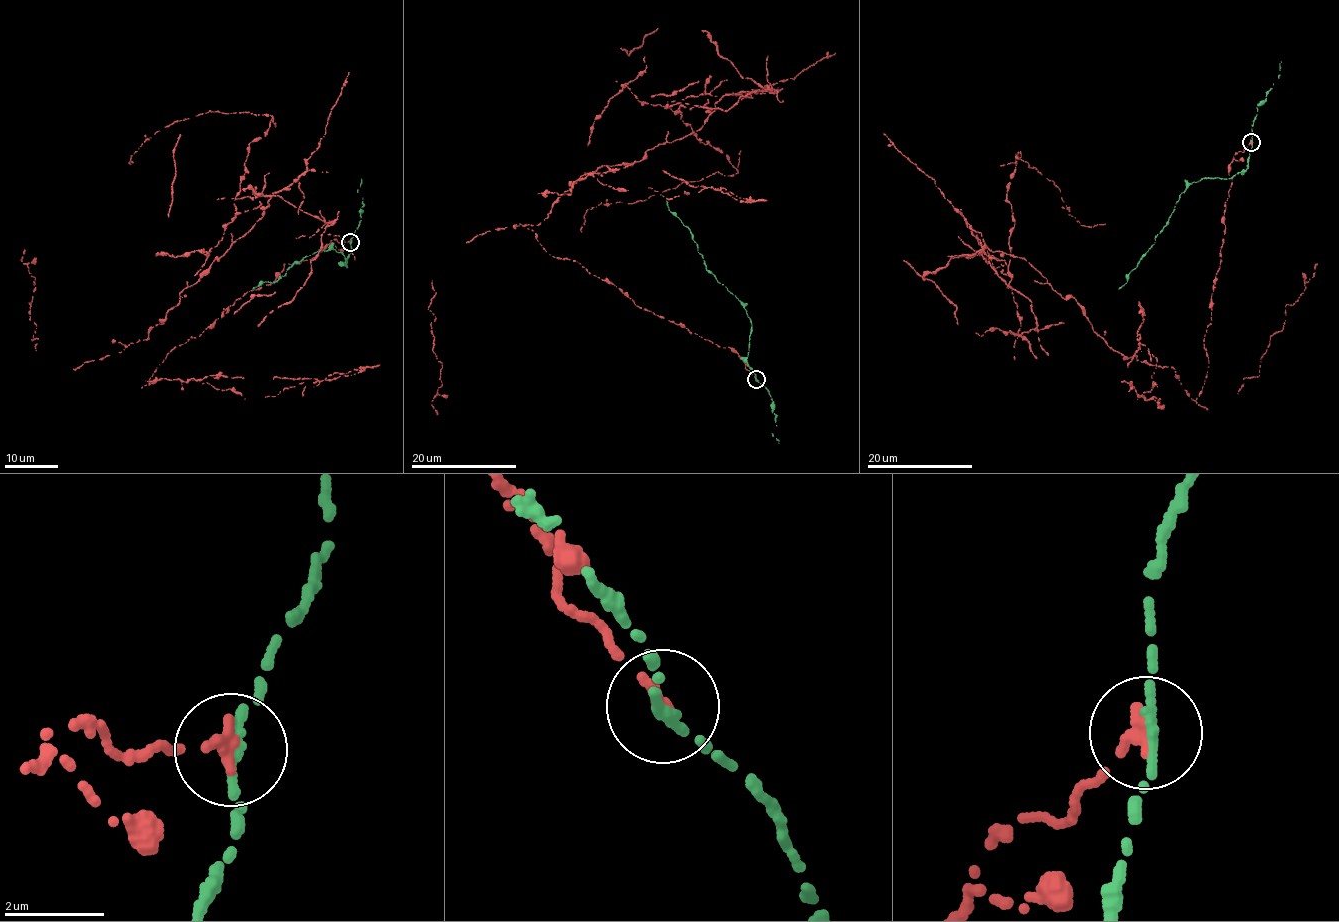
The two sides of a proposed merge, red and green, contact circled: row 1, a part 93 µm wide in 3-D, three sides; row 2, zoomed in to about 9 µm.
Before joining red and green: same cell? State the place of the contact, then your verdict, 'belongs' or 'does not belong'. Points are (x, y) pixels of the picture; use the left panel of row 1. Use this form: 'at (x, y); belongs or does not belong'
at (350, 242); does not belong

